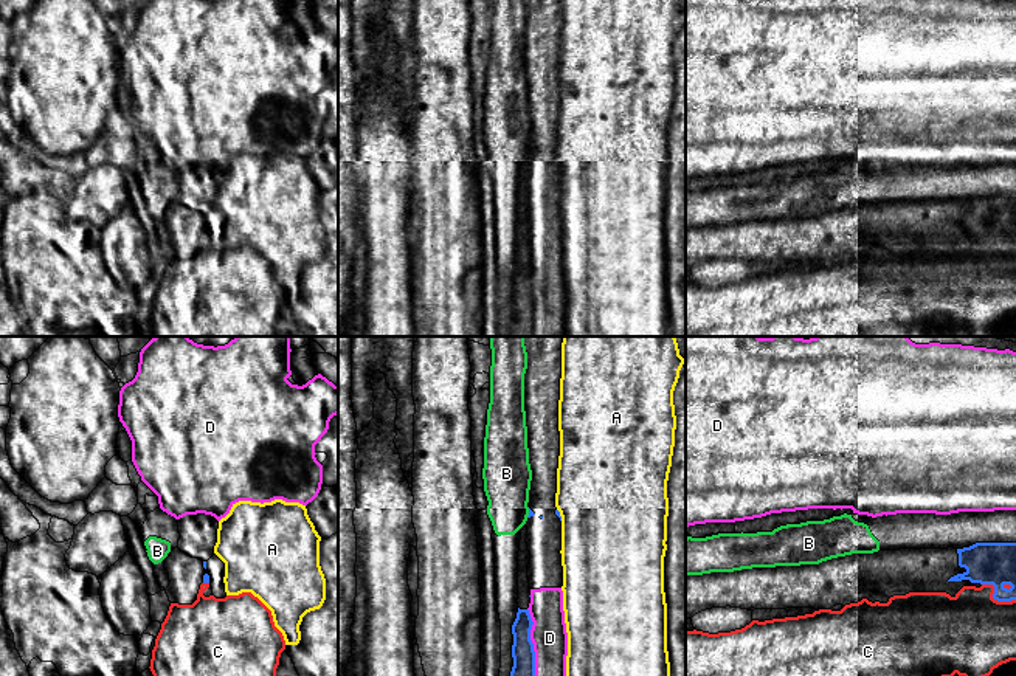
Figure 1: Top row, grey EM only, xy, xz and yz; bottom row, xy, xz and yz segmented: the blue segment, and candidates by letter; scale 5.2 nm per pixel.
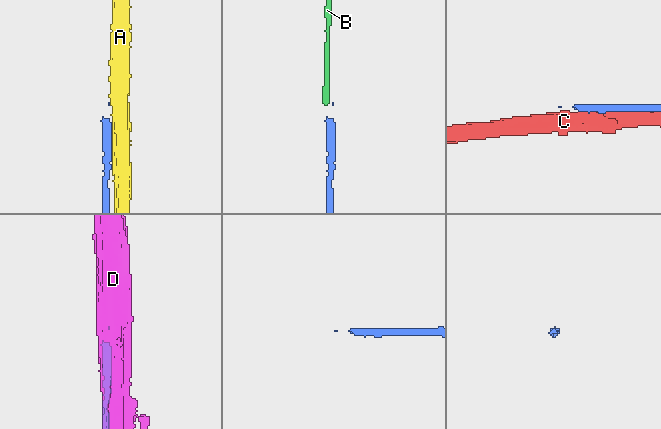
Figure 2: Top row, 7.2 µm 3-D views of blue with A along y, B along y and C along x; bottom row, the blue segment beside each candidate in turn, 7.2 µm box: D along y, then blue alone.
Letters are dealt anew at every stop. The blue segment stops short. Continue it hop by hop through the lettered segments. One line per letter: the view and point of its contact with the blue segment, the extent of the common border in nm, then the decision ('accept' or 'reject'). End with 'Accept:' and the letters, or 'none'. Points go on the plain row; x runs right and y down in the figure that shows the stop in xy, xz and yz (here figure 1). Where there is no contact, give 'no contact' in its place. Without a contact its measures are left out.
A: contact xz (559, 168); length 70 nm; reject
B: contact xz (529, 166); length 50 nm; reject
C: contact yz (993, 250); length 200 nm; reject
D: contact xz (532, 298); length 400 nm; reject
Accept: none

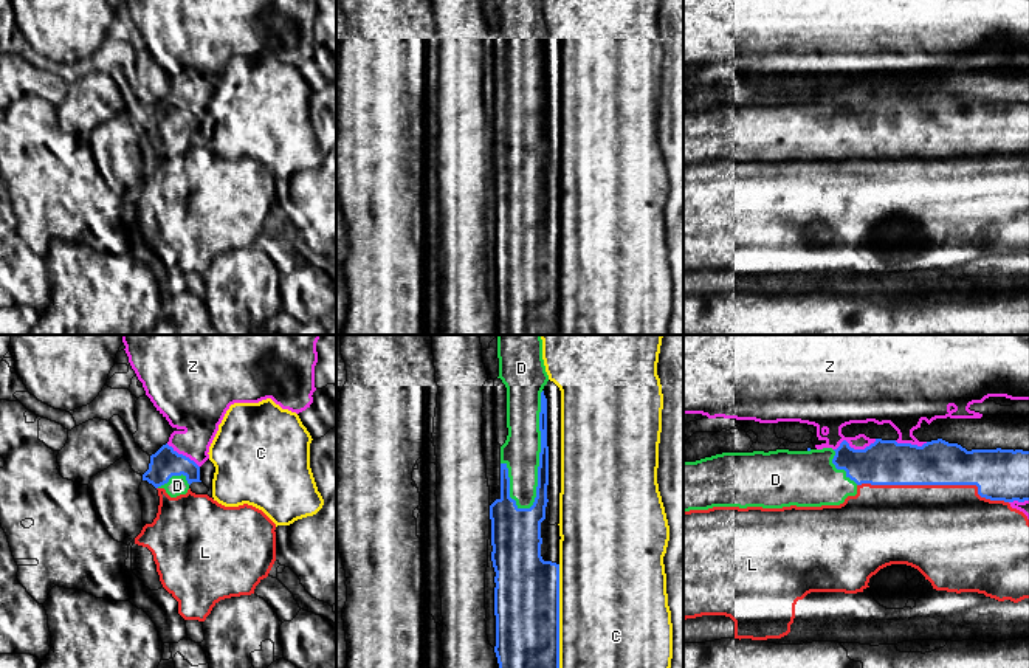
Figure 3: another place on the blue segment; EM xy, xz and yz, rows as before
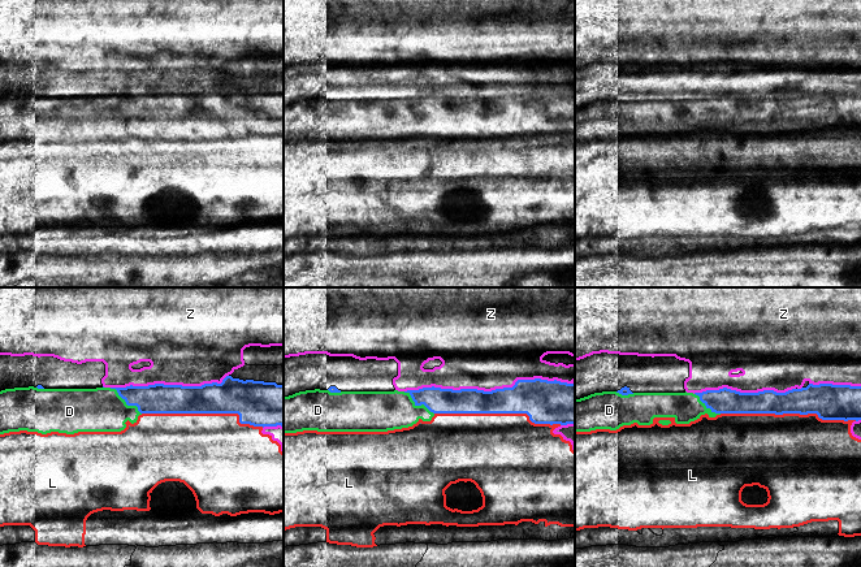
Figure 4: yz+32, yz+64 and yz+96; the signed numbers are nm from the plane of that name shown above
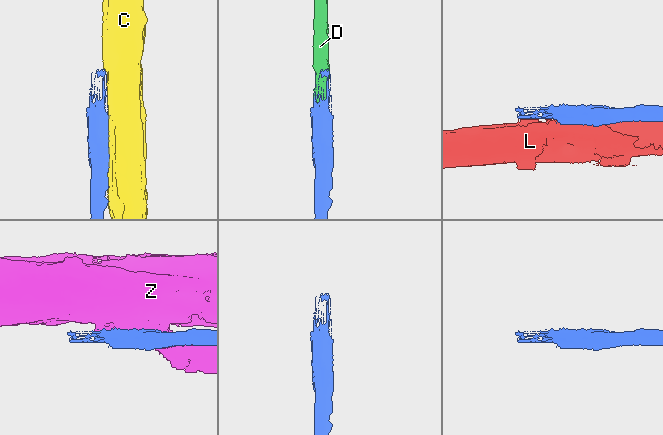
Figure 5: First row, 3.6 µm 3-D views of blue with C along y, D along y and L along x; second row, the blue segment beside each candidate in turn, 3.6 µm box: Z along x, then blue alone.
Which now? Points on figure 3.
C: contact xz (558, 276); length 600 nm; reject
D: contact xz (540, 107); length 650 nm; accept
L: contact yz (935, 137); length 800 nm; reject
Z: contact yz (853, 101); length 240 nm; reject
Accept: D

